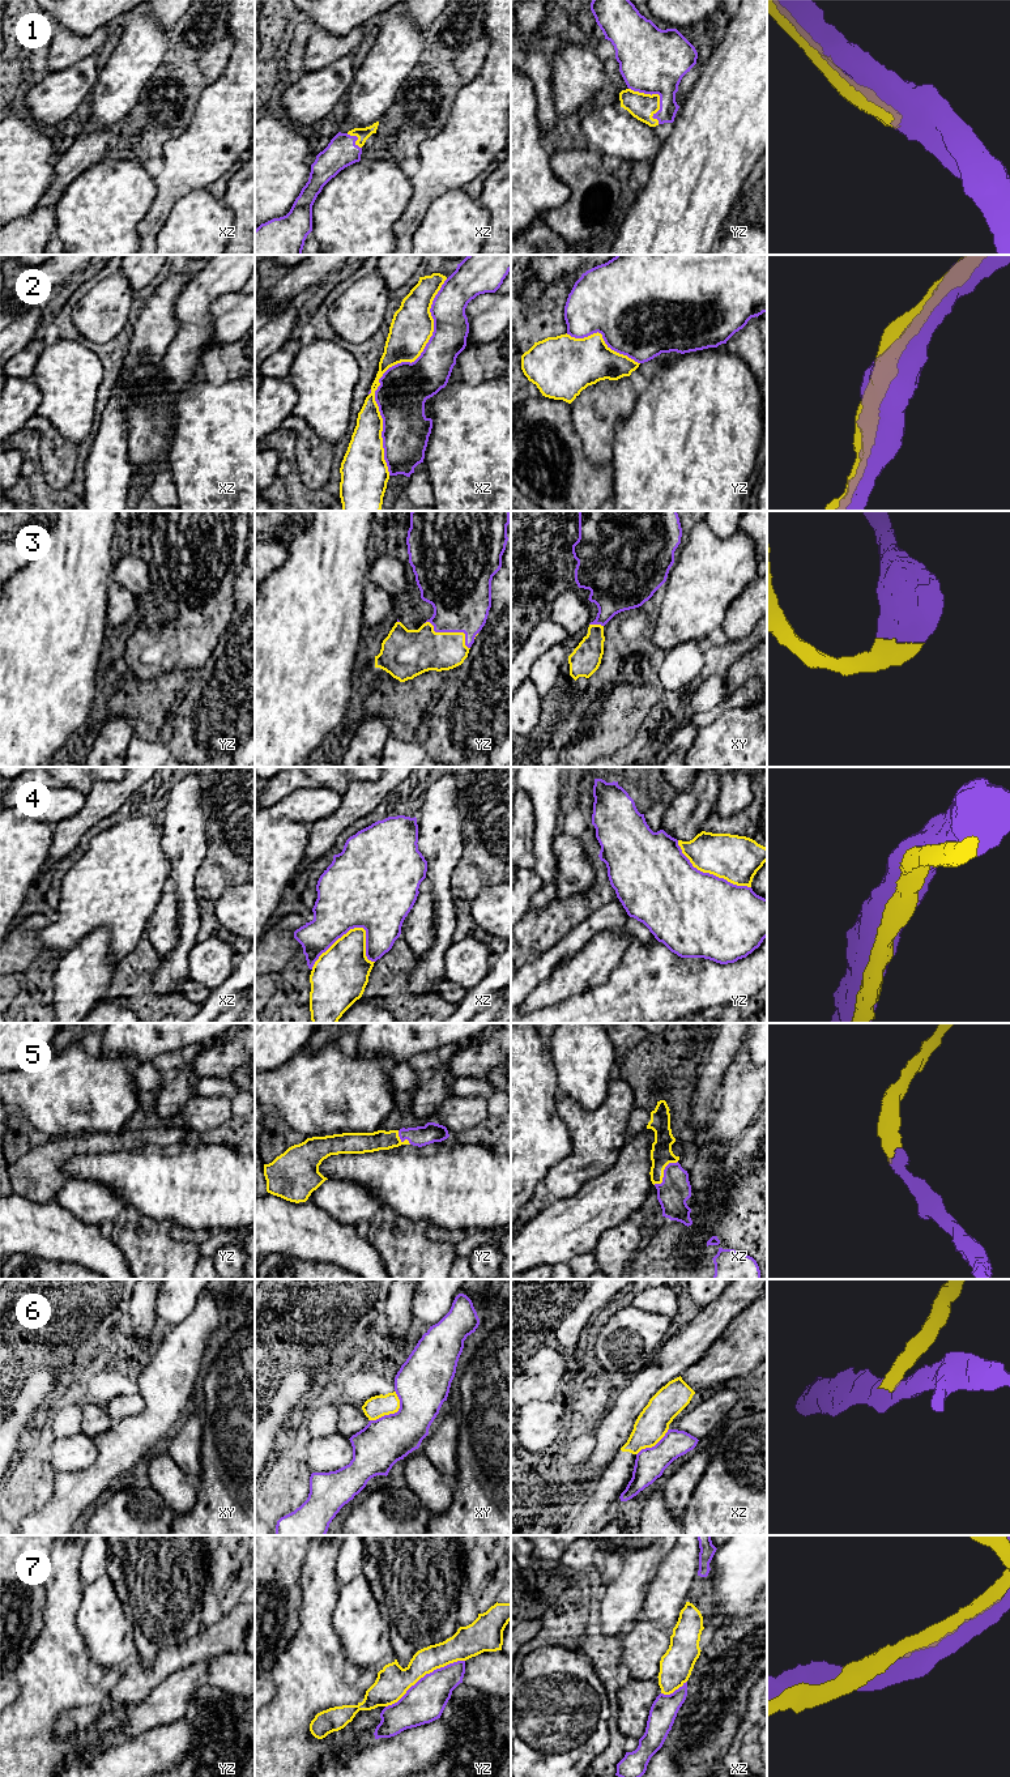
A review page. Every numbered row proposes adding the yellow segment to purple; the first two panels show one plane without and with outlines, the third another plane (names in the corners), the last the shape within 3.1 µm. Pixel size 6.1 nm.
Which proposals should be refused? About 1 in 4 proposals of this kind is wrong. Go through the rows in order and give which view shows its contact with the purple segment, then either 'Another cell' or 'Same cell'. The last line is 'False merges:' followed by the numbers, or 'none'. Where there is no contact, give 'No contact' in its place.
1: Touches purple in yz. Same cell
2: Touches purple in xz. Same cell
3: Touches purple in yz. Same cell
4: Touches purple in xz. Same cell
5: Touches purple in xz. Same cell
6: Touches purple in xy. Another cell
7: Touches purple in yz. Same cell
False merges: 6

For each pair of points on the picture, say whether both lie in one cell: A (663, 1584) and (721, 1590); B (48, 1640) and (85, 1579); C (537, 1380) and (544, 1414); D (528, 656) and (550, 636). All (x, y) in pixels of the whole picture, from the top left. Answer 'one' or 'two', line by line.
A: two
B: two
C: two
D: one

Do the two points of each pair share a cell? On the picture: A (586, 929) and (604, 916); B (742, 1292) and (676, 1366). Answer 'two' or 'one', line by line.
A: one
B: one

